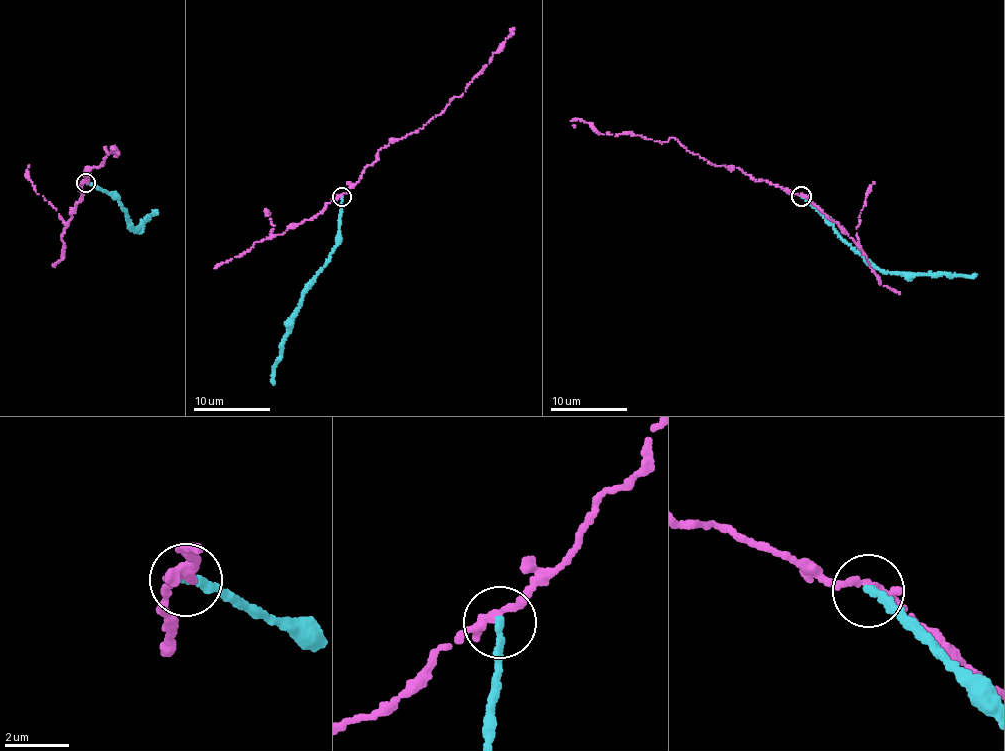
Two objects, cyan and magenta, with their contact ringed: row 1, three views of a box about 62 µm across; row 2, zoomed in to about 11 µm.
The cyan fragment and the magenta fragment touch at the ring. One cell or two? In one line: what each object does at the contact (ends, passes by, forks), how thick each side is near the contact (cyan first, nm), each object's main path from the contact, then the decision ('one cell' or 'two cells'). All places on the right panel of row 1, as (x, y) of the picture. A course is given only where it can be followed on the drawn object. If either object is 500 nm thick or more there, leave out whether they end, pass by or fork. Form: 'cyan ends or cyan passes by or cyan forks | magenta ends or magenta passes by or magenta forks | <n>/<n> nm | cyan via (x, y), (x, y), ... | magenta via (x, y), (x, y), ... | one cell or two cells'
cyan ends | magenta passes by | 280/280 nm | cyan via (801, 196), (827, 216), (848, 244), (877, 267), (893, 272), (977, 274) | magenta via (802, 195), (710, 163), (673, 138), (659, 143), (602, 134), (578, 119), (574, 127) | two cells

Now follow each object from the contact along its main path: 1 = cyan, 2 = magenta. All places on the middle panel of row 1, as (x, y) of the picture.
1: (342, 197), (336, 243), (326, 265), (304, 294), (283, 344), (272, 384)
2: (341, 197), (359, 180), (364, 169), (377, 160), (378, 152), (415, 132), (458, 97), (514, 30), (513, 35)

